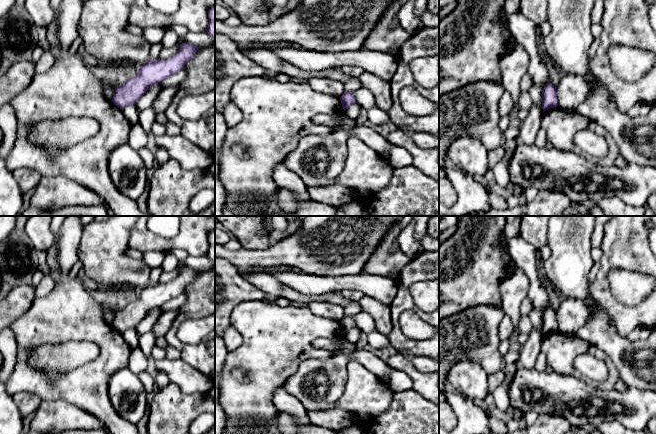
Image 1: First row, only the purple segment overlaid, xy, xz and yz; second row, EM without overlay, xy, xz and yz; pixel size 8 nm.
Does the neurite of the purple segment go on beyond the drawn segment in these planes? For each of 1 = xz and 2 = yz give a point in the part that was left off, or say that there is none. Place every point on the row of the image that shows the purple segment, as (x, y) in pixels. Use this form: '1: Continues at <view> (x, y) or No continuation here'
1: No continuation here
2: No continuation here

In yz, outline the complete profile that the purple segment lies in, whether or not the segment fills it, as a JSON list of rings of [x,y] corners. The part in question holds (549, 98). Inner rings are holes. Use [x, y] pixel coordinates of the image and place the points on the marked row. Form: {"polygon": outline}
{"polygon": [[[548,82],[542,90],[542,108],[543,112],[558,106],[556,87]]]}

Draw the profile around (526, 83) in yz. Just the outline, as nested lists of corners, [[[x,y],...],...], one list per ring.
[[[526,73],[521,79],[520,89],[522,92],[524,92],[528,91],[532,86],[533,86],[532,78],[528,73]]]

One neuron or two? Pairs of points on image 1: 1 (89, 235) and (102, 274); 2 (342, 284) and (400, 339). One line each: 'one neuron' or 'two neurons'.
1: one neuron
2: two neurons

